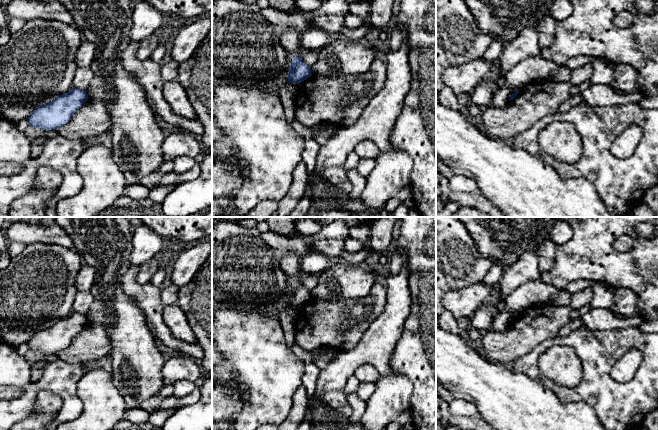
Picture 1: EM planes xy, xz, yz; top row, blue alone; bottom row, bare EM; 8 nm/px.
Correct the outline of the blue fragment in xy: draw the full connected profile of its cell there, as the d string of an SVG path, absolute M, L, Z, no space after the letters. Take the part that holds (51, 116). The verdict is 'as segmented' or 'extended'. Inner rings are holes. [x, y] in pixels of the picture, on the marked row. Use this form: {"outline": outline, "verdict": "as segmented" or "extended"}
{"outline": "M75 87L53 101L40 105L27 118L29 126L43 130L57 130L66 125L73 114L88 100L86 90Z", "verdict": "as segmented"}

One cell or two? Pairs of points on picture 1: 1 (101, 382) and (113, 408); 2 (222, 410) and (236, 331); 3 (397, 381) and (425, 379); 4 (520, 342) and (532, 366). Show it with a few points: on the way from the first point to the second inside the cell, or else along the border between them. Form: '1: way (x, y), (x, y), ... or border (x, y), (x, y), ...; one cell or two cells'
1: way (101, 388), (101, 396), (107, 402); one cell
2: border (222, 383), (233, 380), (241, 402); two cells
3: border (390, 367), (404, 374), (411, 382), (410, 404); two cells
4: border (546, 340), (512, 363); two cells

